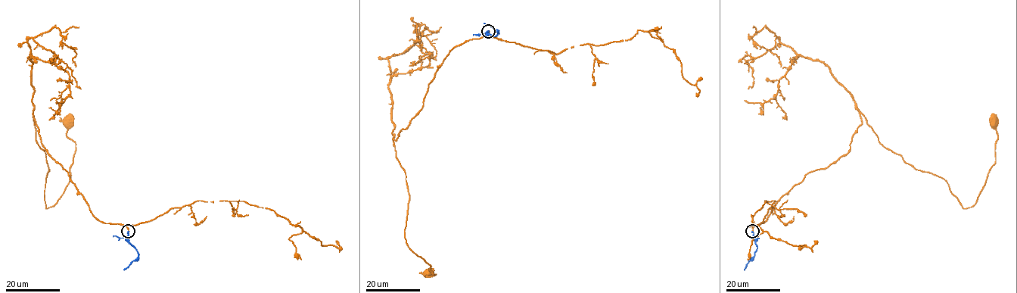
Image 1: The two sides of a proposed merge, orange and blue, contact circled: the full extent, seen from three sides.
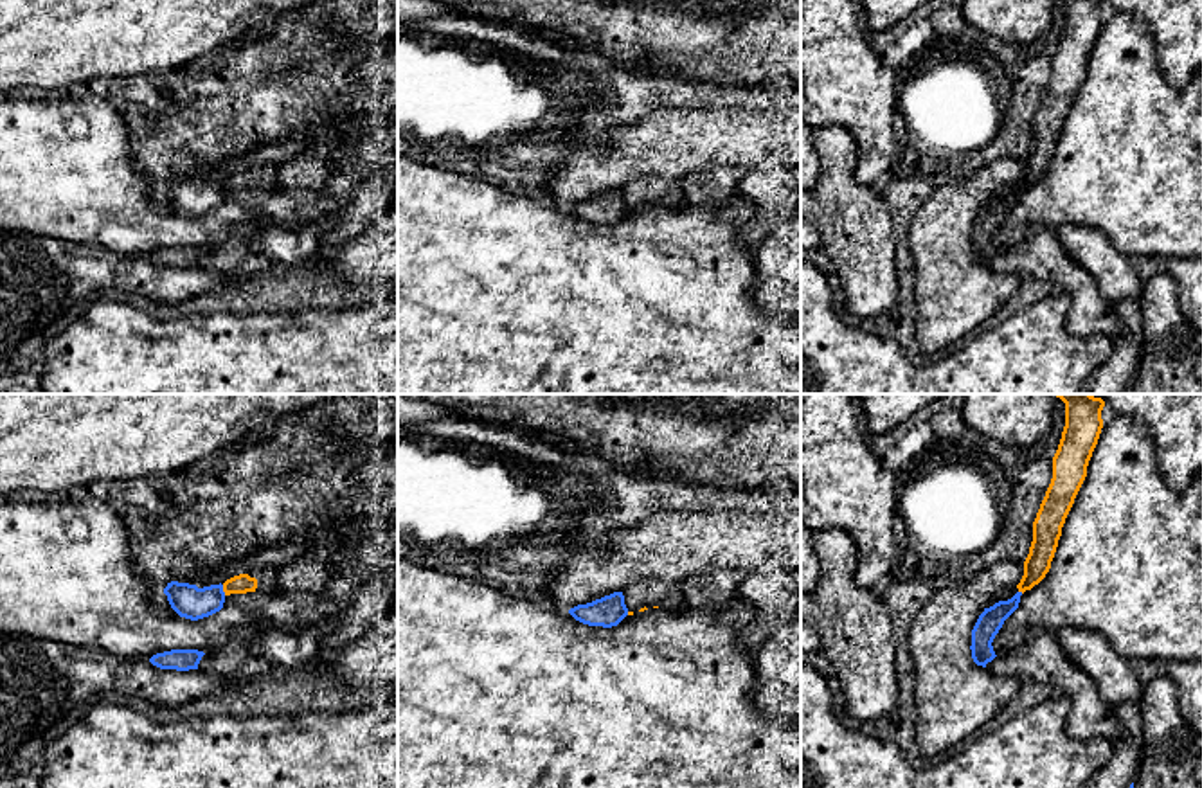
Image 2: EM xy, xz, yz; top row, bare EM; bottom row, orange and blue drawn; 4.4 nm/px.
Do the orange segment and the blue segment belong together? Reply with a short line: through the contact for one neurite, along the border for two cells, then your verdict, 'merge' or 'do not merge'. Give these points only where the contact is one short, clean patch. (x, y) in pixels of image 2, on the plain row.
line xy (222, 182), (225, 191); do not merge

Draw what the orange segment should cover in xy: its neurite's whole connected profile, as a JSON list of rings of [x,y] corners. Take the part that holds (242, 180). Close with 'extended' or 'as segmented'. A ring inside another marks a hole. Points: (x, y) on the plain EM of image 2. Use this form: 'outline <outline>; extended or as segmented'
outline [[[272,162],[254,166],[248,171],[239,171],[223,180],[225,193],[261,189],[274,191],[277,187],[277,166]]]; extended

